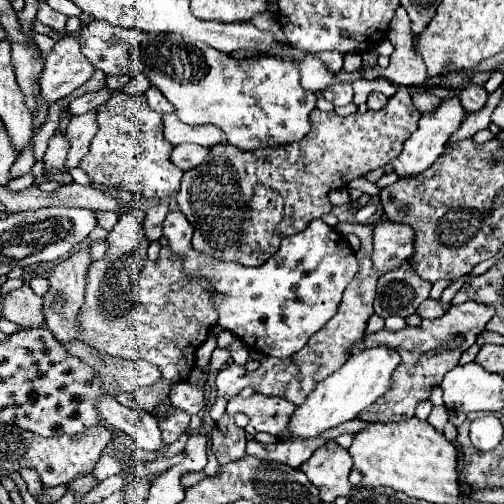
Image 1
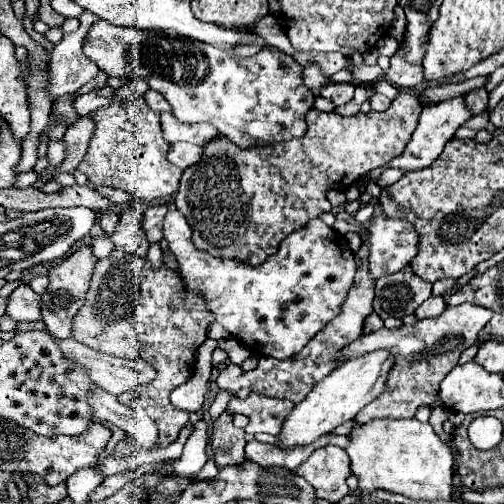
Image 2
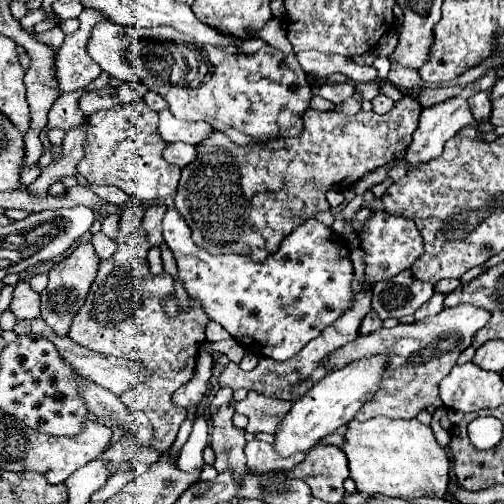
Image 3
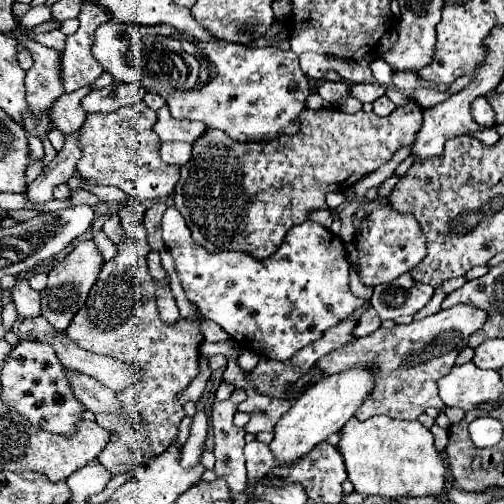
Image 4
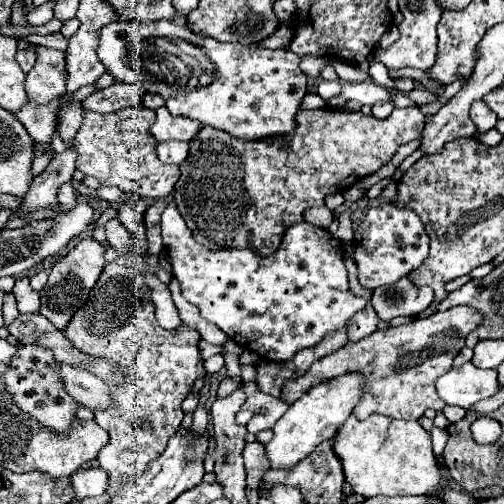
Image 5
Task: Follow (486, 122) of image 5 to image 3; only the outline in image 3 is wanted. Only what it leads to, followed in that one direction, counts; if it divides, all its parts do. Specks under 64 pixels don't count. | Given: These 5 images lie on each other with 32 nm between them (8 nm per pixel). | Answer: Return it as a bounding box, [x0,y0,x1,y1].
[468,92,492,122]

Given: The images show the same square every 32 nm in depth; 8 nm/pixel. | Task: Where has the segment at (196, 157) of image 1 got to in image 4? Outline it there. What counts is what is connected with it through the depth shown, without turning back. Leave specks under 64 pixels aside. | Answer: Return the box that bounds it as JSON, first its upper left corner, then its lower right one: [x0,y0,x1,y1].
[160,142,192,166]

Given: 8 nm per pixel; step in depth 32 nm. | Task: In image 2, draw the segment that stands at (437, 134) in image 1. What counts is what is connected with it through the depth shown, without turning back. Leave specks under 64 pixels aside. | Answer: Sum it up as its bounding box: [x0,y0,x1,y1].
[390,96,472,172]

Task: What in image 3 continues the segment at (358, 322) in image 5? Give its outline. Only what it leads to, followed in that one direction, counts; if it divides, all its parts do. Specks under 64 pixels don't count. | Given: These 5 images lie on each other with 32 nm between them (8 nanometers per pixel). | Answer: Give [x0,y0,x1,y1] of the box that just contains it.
[360,312,382,334]

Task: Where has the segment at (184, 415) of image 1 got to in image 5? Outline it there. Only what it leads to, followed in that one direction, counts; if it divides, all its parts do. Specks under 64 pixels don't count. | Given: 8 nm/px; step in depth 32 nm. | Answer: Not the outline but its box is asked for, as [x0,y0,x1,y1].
[64,194,204,496]

